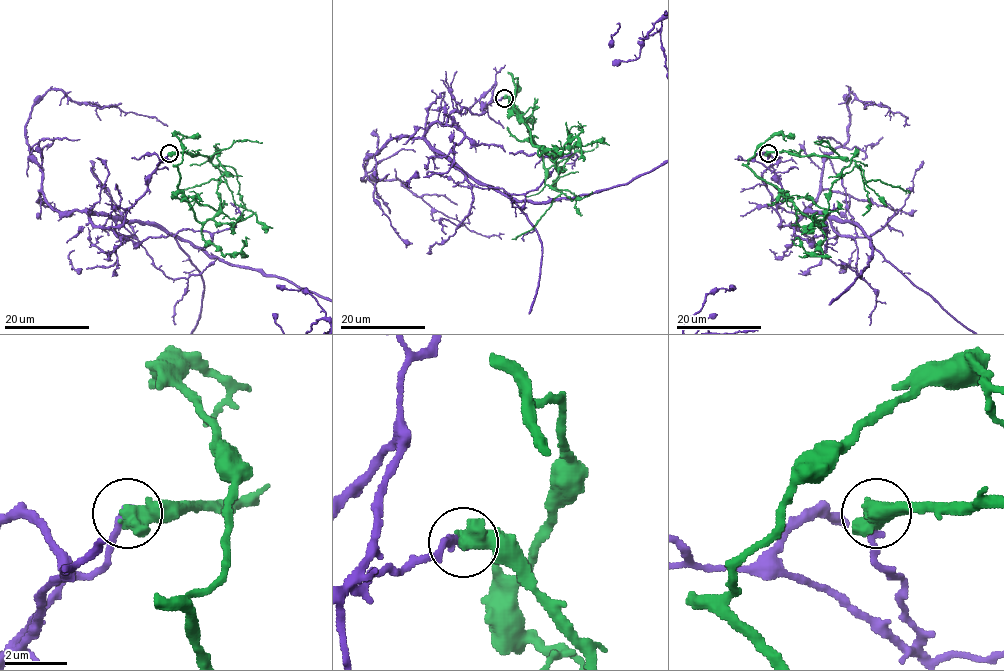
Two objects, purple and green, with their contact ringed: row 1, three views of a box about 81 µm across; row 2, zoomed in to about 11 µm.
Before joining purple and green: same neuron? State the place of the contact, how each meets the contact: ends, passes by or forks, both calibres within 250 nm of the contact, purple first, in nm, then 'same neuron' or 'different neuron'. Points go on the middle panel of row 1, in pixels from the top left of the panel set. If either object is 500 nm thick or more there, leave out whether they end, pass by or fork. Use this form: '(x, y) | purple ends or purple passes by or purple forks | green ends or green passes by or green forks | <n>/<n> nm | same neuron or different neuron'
(504, 98) | 280/650 nm | different neuron

